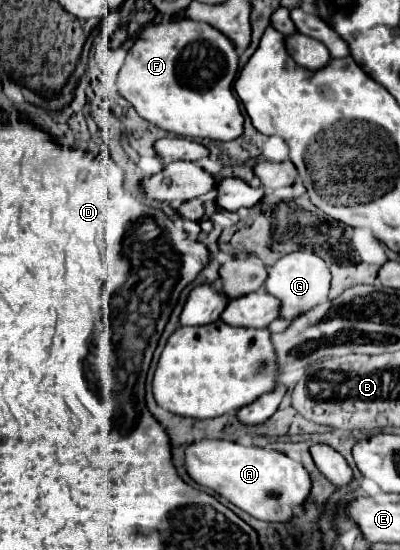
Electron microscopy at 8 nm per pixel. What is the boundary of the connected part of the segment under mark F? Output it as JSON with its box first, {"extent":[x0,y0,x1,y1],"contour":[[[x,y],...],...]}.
{"extent":[119,19,243,141],"contour":[[[173,19],[143,29],[119,73],[119,93],[149,123],[179,137],[231,141],[243,133],[243,115],[233,93],[239,55],[231,41],[207,23]]]}

